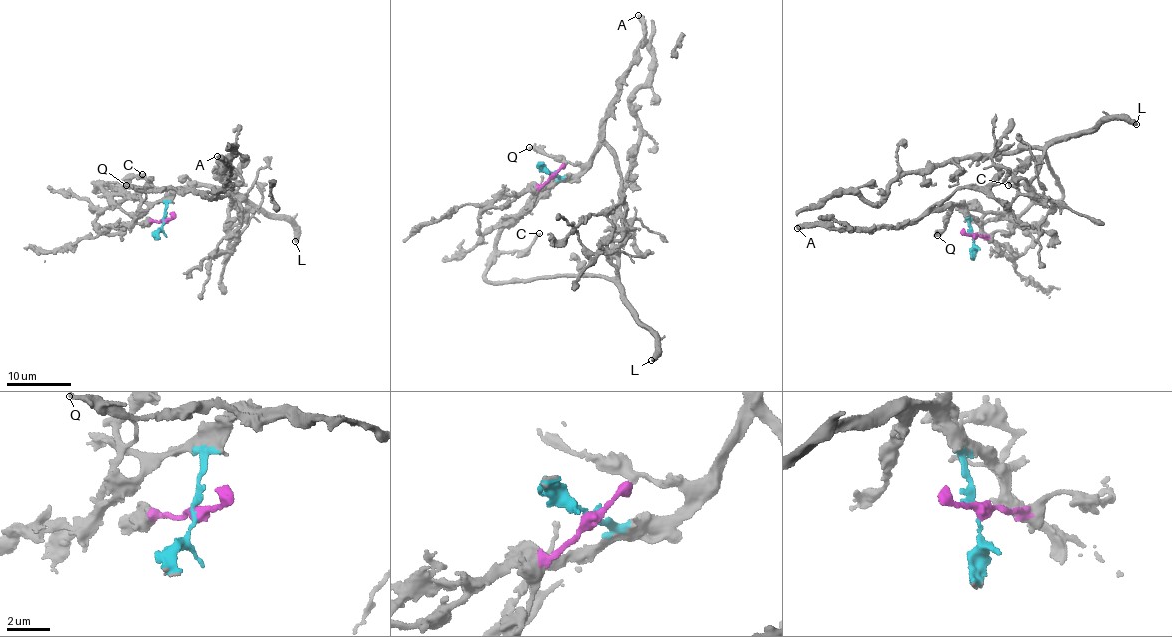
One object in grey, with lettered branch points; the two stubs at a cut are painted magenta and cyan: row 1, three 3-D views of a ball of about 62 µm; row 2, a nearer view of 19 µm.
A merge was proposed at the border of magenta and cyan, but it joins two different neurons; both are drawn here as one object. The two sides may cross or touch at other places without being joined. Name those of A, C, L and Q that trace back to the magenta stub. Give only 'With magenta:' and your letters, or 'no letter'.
With magenta: C, L

